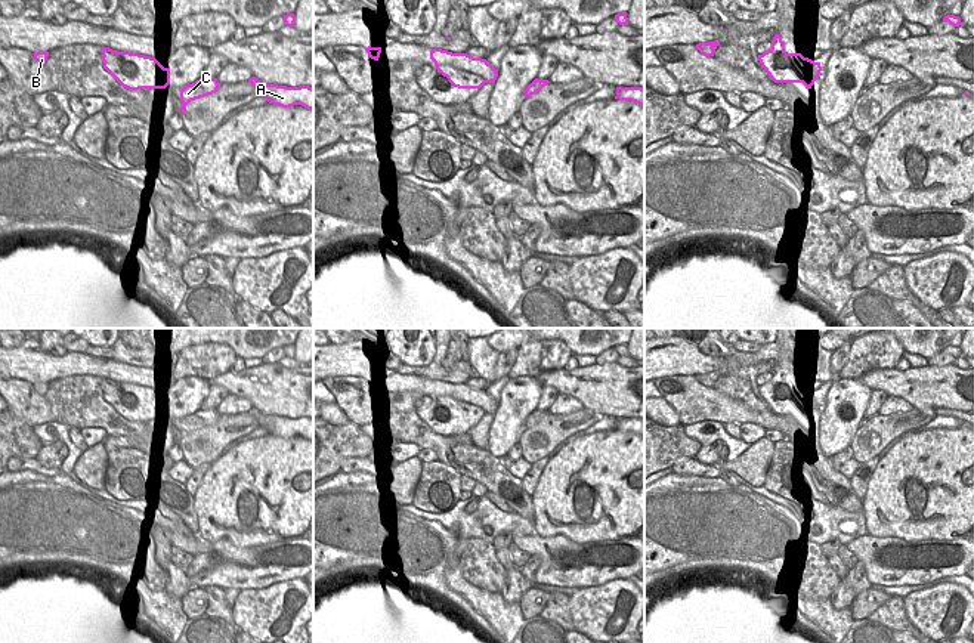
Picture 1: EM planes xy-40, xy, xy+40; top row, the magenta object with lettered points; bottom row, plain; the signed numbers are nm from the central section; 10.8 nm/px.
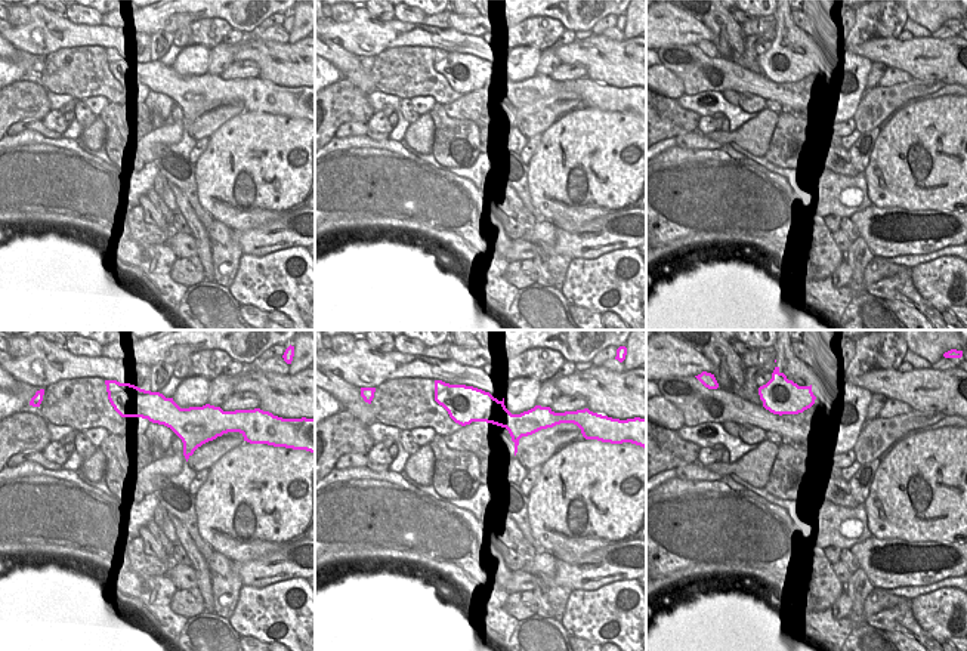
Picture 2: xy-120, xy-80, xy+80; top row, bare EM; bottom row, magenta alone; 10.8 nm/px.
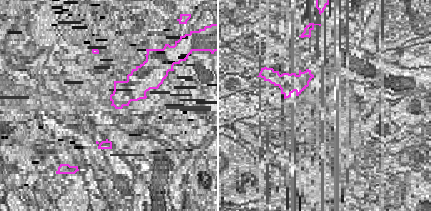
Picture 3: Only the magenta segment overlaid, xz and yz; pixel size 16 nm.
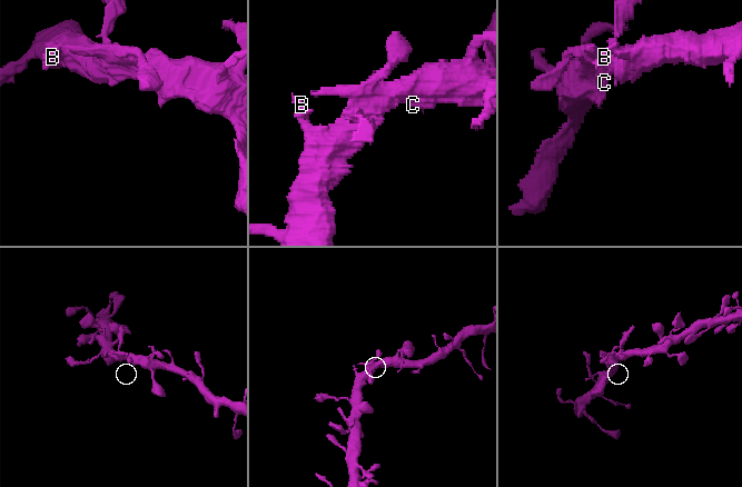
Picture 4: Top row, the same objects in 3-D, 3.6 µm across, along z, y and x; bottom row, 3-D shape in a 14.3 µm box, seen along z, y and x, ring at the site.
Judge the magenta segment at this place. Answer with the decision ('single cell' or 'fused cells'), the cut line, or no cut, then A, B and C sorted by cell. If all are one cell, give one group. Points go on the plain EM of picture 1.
fused cells; cut xy+40 (810, 390), (804, 390), (800, 395), (801, 405), (795, 413); groups A C / B

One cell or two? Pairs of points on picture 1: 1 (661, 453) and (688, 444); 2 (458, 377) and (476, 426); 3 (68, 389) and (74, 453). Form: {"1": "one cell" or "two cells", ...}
{"1": "one cell", "2": "two cells", "3": "two cells"}

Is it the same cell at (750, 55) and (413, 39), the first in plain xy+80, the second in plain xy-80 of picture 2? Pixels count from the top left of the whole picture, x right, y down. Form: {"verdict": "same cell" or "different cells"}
{"verdict": "different cells"}

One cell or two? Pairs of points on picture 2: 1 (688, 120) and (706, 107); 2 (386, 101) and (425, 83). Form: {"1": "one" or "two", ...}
{"1": "two", "2": "two"}

